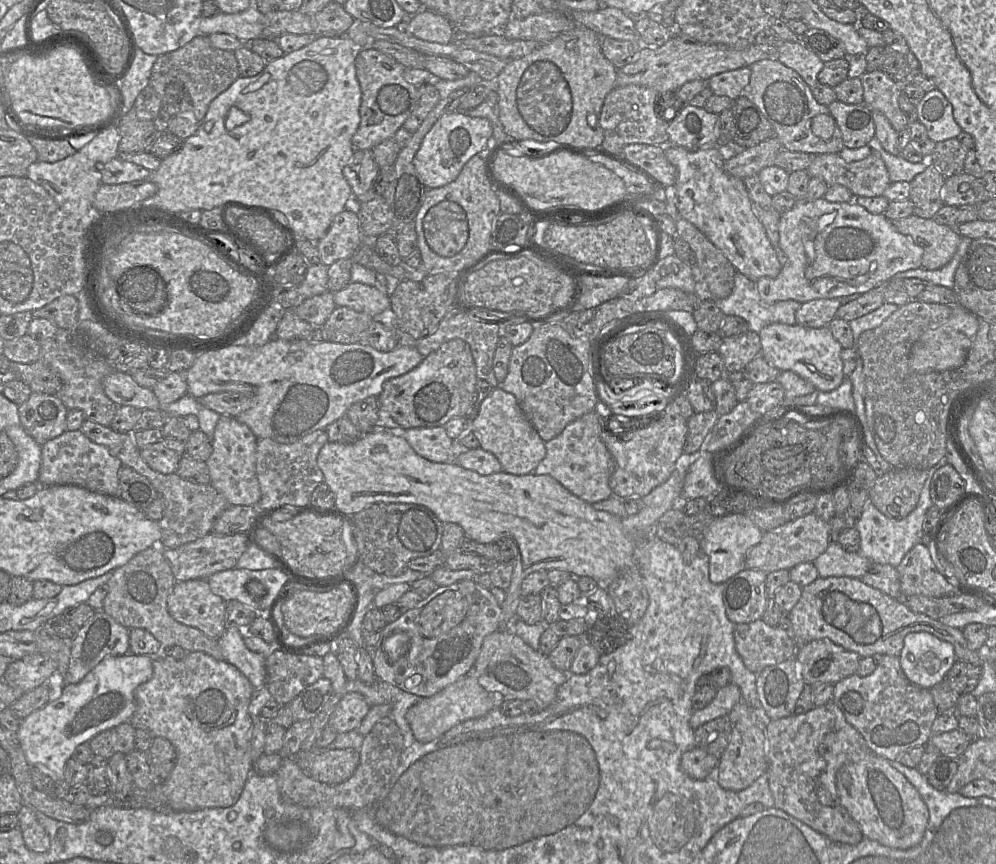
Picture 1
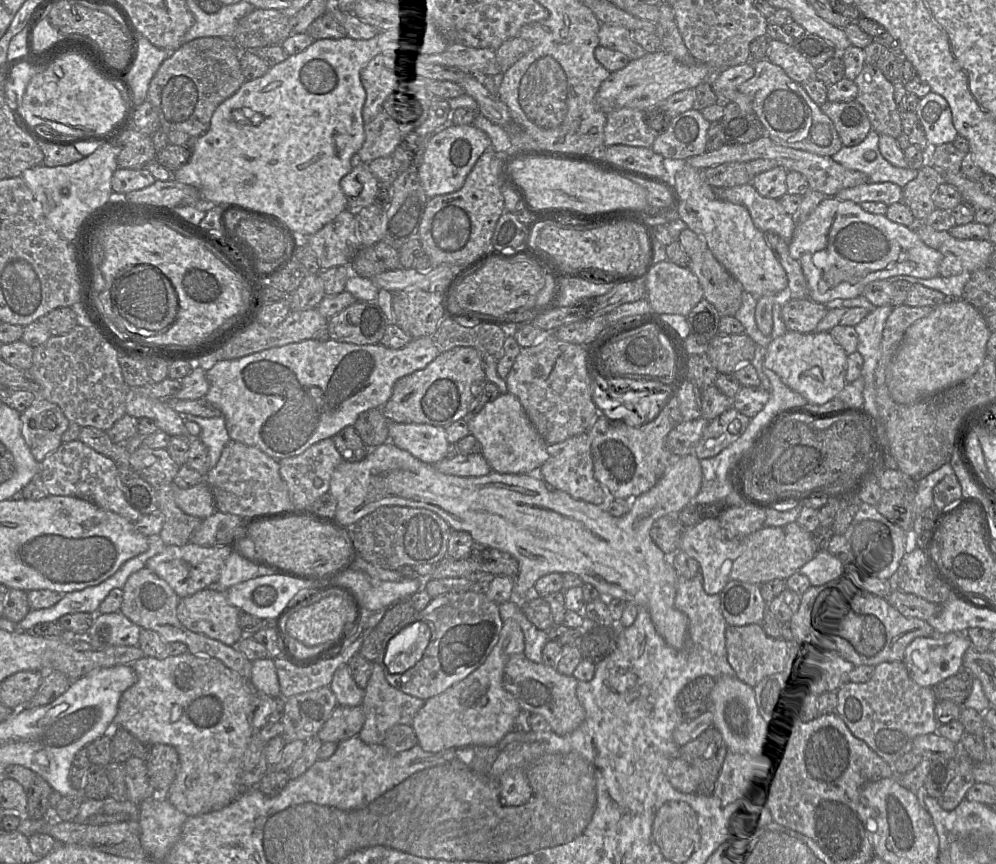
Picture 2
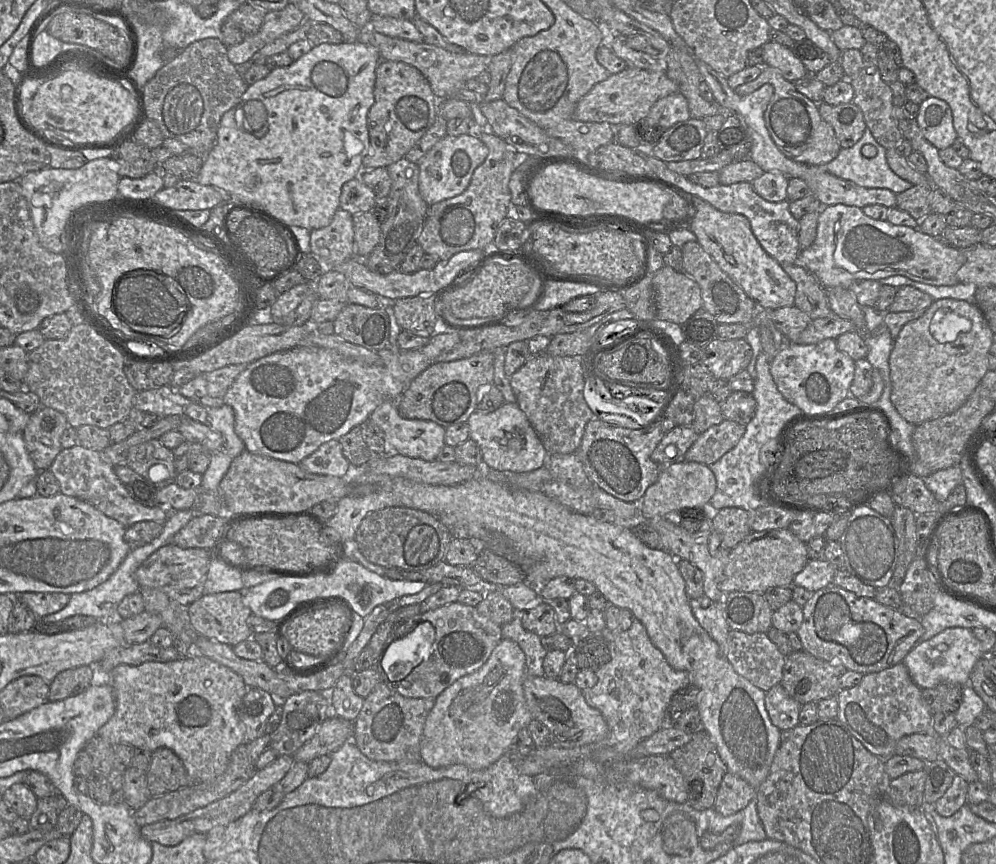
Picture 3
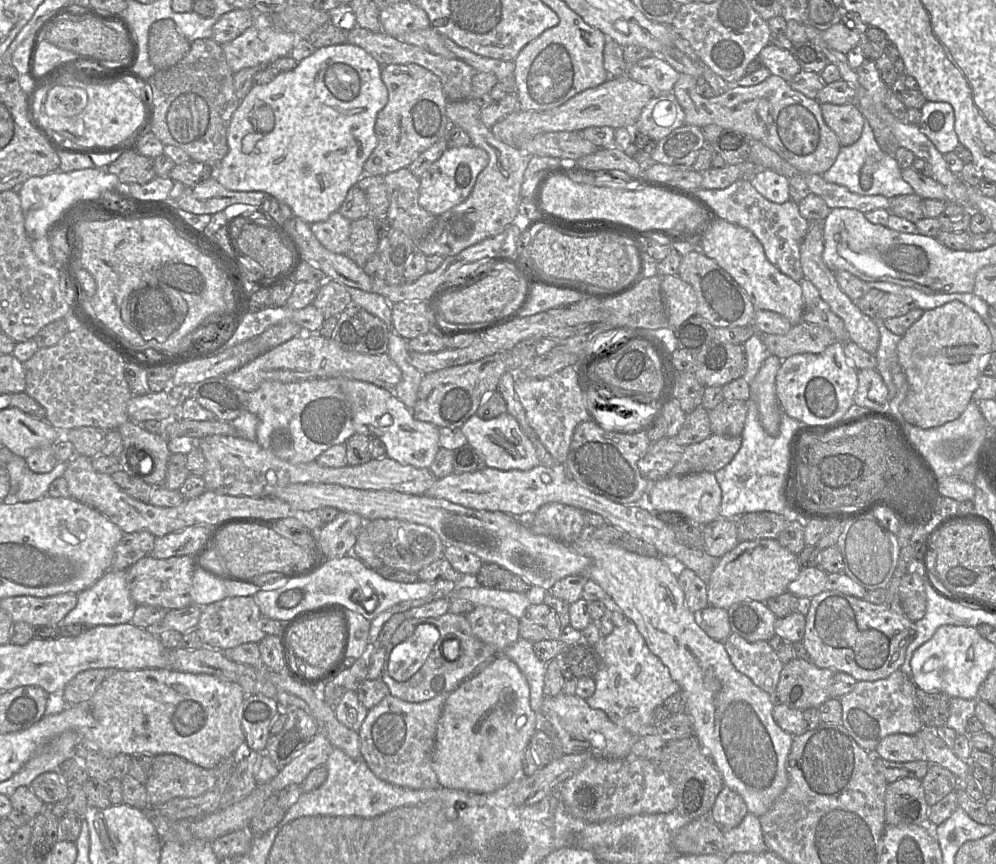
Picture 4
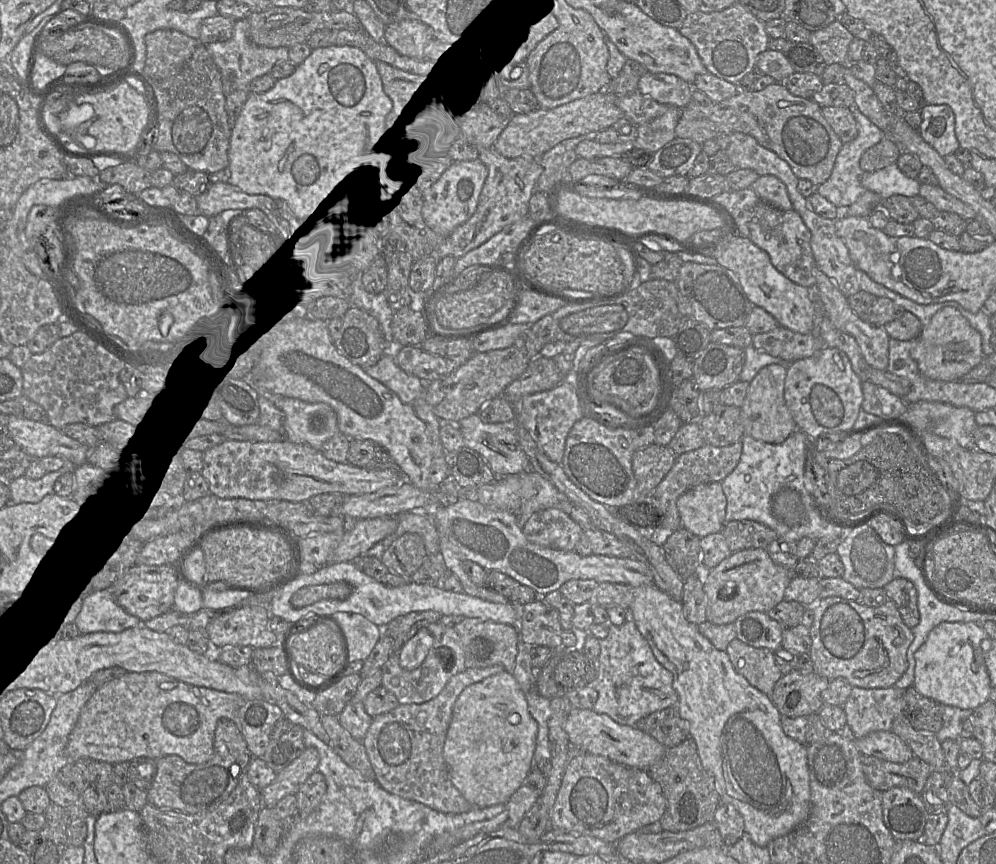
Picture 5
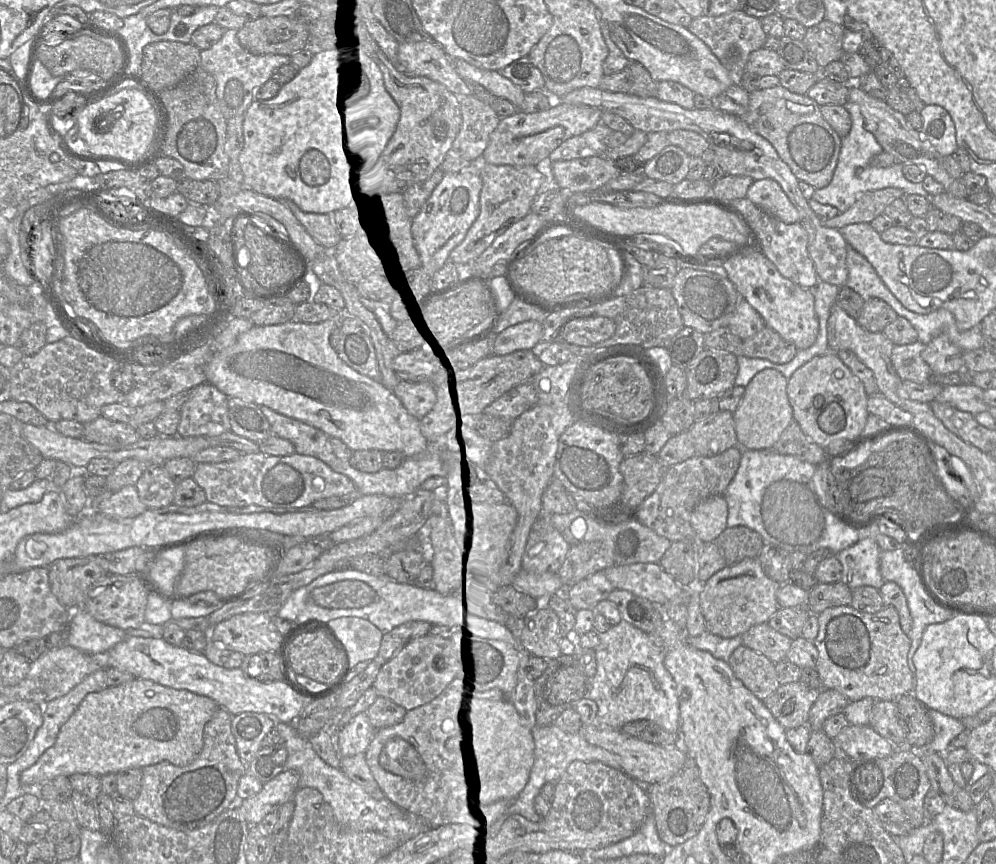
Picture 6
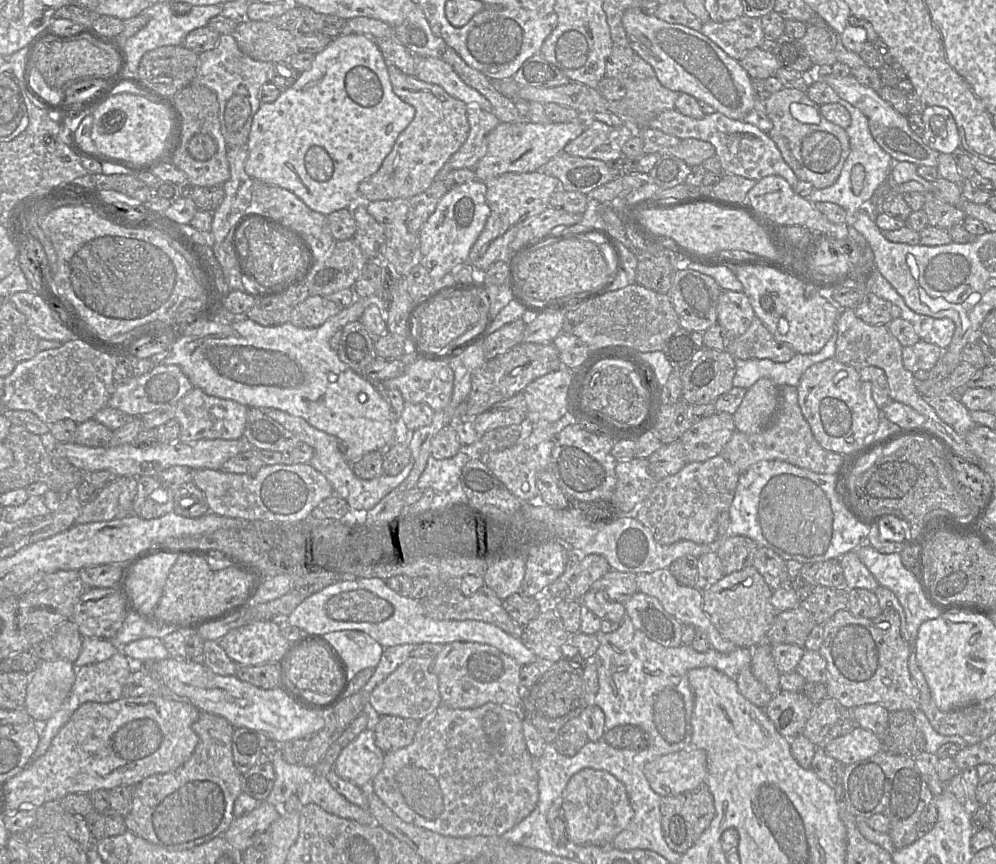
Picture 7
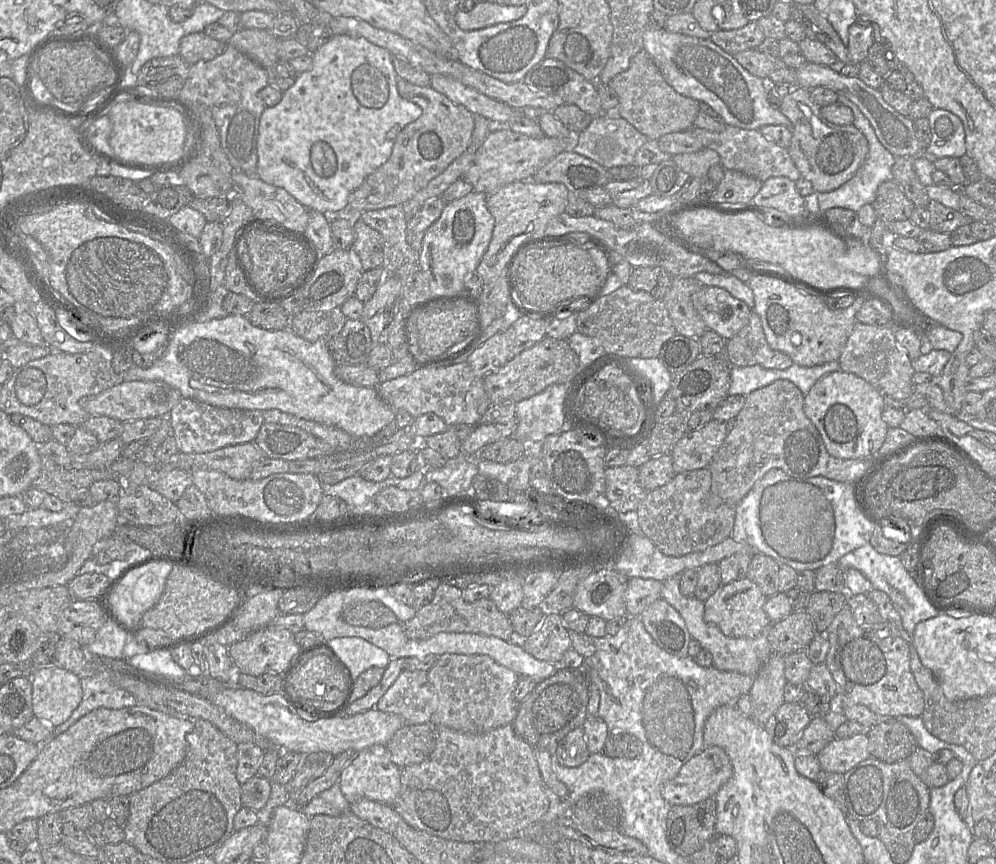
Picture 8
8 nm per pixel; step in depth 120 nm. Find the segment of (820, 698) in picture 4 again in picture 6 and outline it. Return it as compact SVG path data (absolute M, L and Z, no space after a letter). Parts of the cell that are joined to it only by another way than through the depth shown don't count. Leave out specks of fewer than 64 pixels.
M800 681L780 685L764 700L766 708L785 729L807 725L809 711L817 700L821 689L813 689Z

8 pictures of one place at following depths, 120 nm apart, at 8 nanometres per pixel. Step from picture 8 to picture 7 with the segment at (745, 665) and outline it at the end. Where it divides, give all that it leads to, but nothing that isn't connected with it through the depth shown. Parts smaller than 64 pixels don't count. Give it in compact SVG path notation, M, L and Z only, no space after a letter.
M659 569L652 573L636 574L636 583L639 592L659 600L664 609L681 624L692 625L695 627L695 630L704 632L709 639L712 649L720 653L730 653L737 648L736 645L721 636L707 614L703 611L703 591L696 587L679 584L668 569Z

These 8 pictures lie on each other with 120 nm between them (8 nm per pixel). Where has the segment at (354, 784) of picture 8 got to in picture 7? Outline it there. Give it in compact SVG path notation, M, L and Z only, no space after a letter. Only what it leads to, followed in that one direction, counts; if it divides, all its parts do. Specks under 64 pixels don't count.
M367 728L341 751L334 770L358 787L368 787L382 770L384 758L385 752L376 744L374 730Z

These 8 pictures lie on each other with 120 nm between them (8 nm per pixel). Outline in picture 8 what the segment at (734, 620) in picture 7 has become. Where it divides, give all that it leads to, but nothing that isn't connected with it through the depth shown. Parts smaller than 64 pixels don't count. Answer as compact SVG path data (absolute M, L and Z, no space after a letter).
M749 578L721 585L705 602L705 619L716 625L726 636L732 638L757 637L771 626L764 611L767 597Z

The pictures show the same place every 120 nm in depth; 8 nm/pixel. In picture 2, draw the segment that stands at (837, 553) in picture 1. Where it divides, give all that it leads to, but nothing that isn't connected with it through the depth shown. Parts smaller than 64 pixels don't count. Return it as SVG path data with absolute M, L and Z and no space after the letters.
M818 550L815 556L798 572L807 576L811 586L842 582L846 562L842 562L827 550Z

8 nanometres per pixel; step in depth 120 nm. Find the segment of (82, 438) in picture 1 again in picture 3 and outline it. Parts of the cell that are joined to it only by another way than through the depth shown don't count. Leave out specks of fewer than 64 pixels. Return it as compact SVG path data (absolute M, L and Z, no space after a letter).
M81 445L62 449L49 471L58 481L61 494L91 504L102 514L116 520L125 528L144 521L153 521L163 525L168 519L169 512L166 508L160 505L144 507L136 503L115 475L114 466L103 460L101 452L87 449Z

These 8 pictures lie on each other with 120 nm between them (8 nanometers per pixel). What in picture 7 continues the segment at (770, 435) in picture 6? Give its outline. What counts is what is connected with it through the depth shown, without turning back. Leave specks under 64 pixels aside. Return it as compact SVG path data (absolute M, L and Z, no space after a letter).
M761 378L748 388L733 414L735 429L746 434L763 430L778 408L780 388L768 378Z

